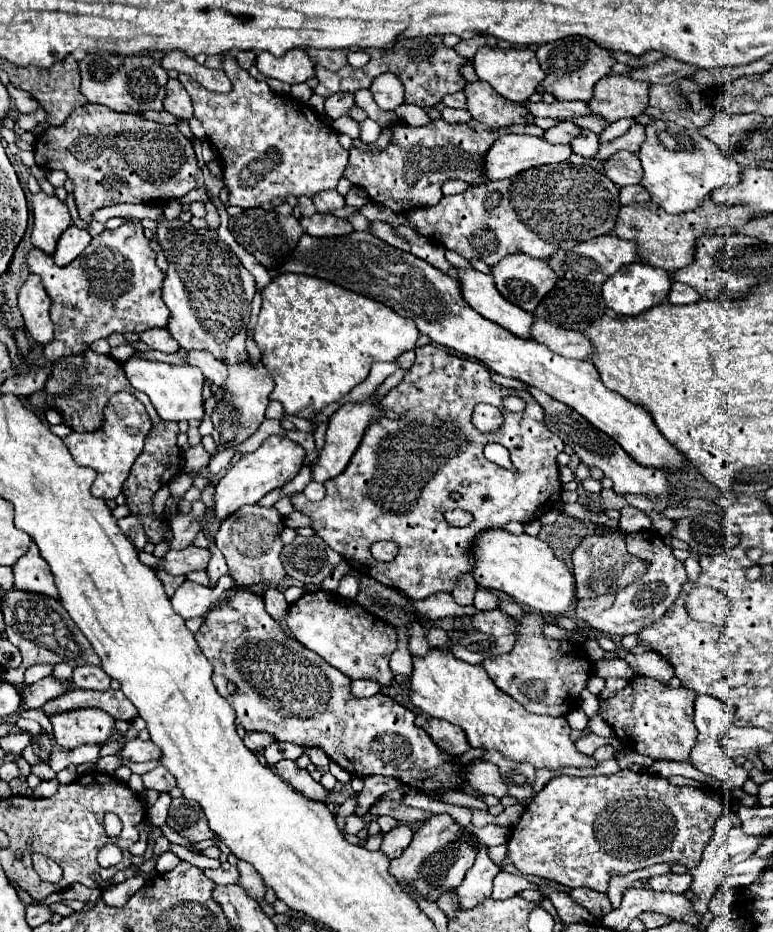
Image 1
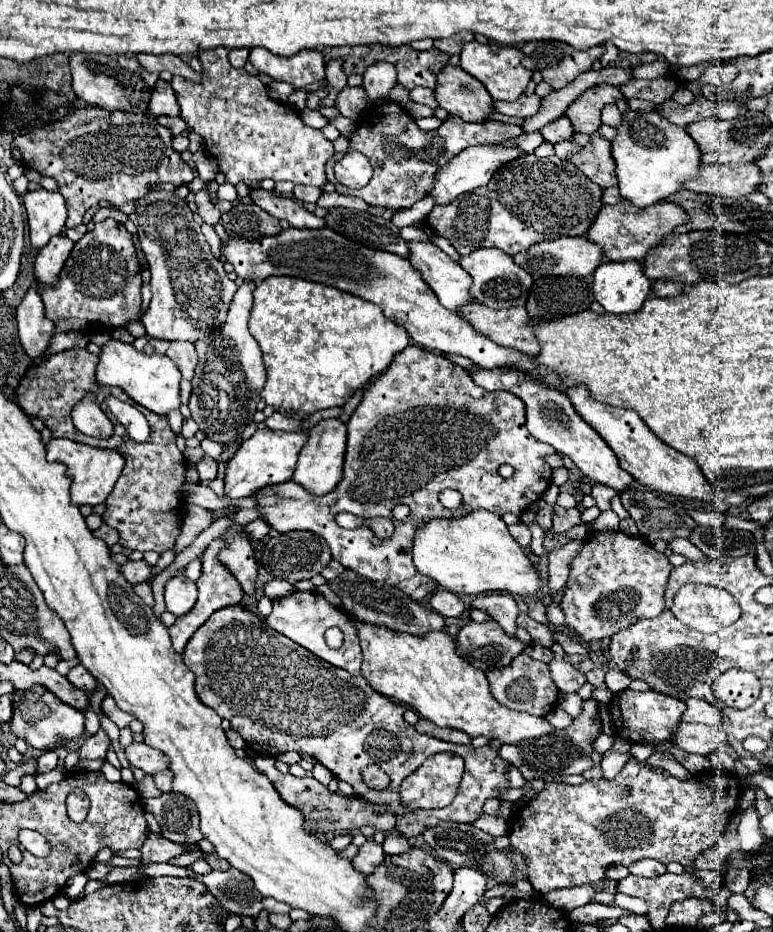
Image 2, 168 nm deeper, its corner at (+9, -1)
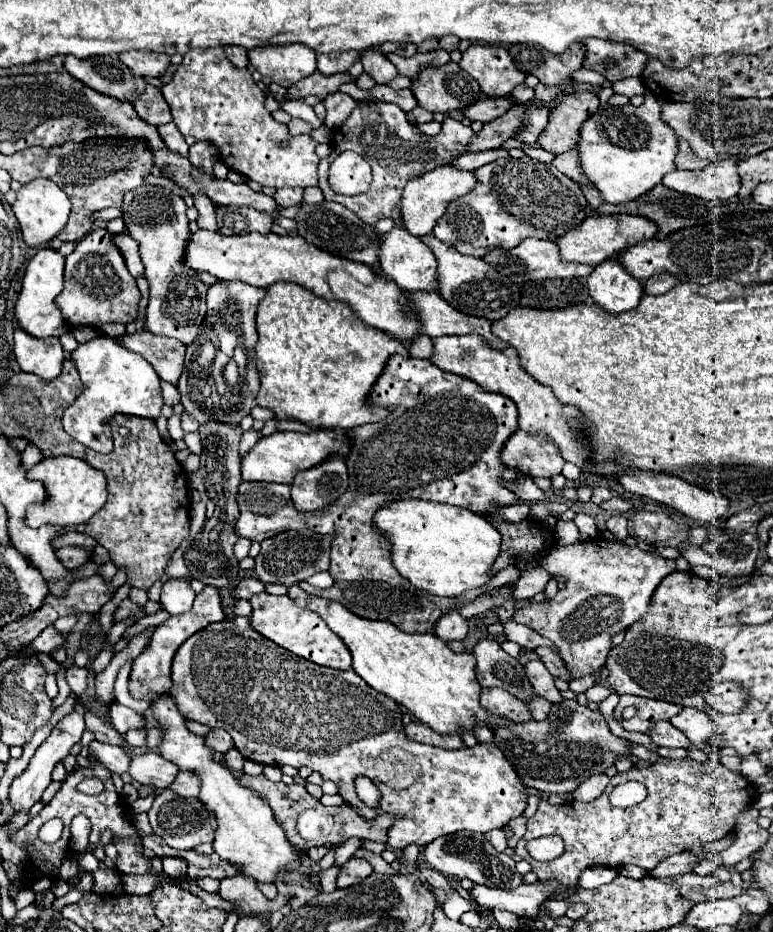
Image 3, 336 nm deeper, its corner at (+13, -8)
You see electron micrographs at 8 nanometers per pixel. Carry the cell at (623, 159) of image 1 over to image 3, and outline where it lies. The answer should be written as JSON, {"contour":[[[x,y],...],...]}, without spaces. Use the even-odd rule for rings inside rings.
{"contour":[[[568,150],[568,152],[560,154],[560,156],[556,156],[552,164],[554,164],[562,174],[566,174],[568,178],[572,178],[572,180],[580,180],[580,182],[588,184],[588,180],[586,180],[586,178],[582,176],[582,172],[580,172],[578,152],[576,152],[576,150]]]}

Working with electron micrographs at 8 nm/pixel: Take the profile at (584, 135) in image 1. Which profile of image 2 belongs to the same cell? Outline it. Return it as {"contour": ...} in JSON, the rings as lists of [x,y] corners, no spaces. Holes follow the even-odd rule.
{"contour":[[[558,117],[556,121],[552,121],[552,123],[548,123],[546,127],[542,127],[540,131],[542,131],[544,139],[550,141],[550,143],[572,141],[572,137],[574,137],[574,133],[576,133],[568,117]]]}

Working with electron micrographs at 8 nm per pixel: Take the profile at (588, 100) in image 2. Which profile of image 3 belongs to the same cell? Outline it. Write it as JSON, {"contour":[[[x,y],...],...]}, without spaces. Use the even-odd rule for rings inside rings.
{"contour":[[[594,92],[566,94],[566,98],[562,98],[562,102],[550,110],[548,126],[538,138],[540,148],[554,156],[574,148],[578,142],[578,128],[590,114],[594,114],[598,104],[600,100]]]}

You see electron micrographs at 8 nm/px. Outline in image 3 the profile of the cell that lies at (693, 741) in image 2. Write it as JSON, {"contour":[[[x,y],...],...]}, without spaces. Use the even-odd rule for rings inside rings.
{"contour":[[[662,720],[656,722],[648,732],[646,732],[654,744],[658,746],[666,746],[666,748],[690,748],[690,740],[678,730],[674,728],[670,722]]]}

